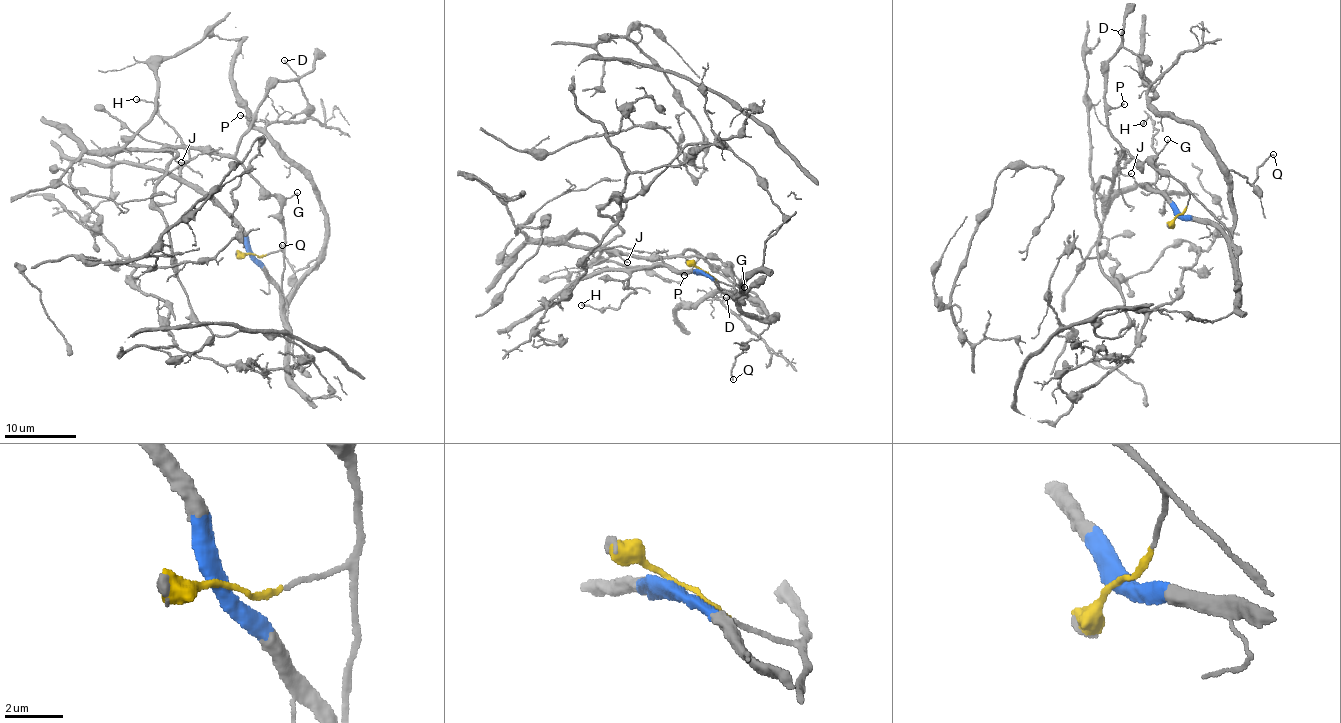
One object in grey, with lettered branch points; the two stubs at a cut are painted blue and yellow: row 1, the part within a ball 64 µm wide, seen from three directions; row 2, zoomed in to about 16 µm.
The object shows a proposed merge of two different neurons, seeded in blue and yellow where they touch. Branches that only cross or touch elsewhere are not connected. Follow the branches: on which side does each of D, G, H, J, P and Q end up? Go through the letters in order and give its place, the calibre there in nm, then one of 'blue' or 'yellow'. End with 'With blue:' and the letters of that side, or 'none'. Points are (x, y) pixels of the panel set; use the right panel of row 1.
D: place (1121, 32); calibre 100 nm; yellow
G: place (1167, 139); calibre 130 nm; yellow
H: place (1143, 123); calibre 200 nm; blue
J: place (1131, 173); calibre 140 nm; yellow
P: place (1124, 104); calibre 130 nm; yellow
Q: place (1273, 154); calibre 150 nm; blue
With blue: H, Q

